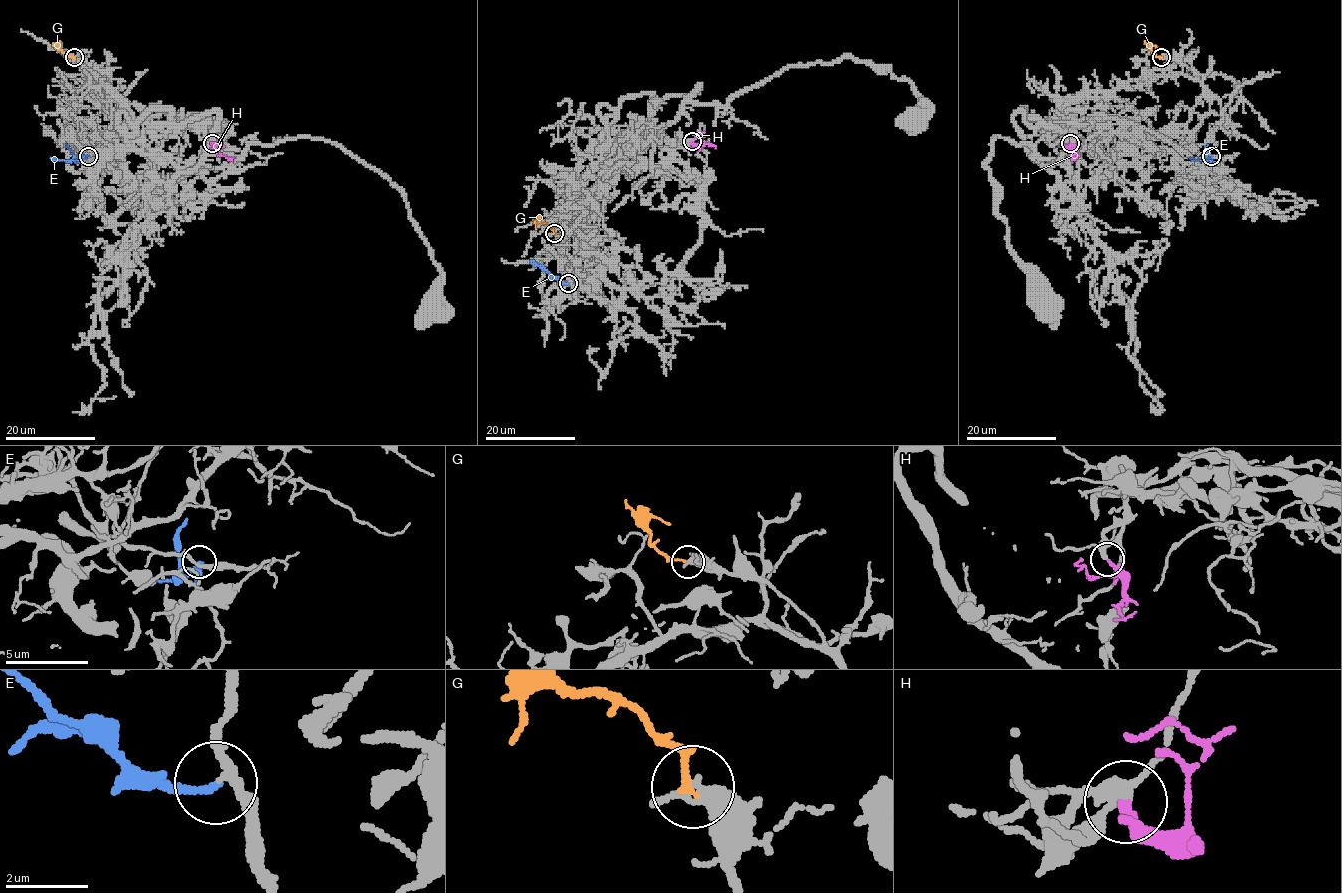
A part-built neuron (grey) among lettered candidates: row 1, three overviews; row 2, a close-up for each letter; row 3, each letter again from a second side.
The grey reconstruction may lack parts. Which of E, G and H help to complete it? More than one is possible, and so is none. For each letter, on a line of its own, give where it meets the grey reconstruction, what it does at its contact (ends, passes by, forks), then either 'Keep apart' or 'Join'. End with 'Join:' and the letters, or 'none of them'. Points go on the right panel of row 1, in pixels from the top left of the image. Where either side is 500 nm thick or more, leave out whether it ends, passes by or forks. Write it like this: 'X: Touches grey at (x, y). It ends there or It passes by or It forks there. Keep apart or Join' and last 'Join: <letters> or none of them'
E: Touches grey at (1211, 156). It ends there. Keep apart
G: Touches grey at (1161, 57). It ends there. Keep apart
H: Touches grey at (1070, 143). It ends there. Join
Join: H

